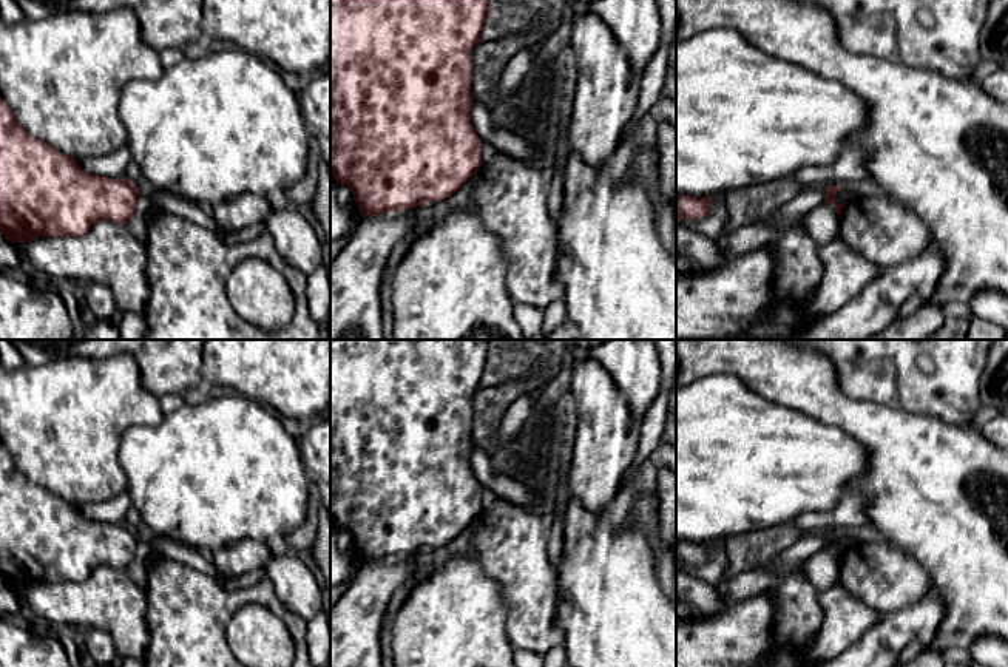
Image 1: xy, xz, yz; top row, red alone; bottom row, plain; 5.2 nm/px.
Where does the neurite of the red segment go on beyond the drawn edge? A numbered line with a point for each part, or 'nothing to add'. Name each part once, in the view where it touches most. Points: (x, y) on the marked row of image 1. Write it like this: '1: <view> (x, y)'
nothing to add

